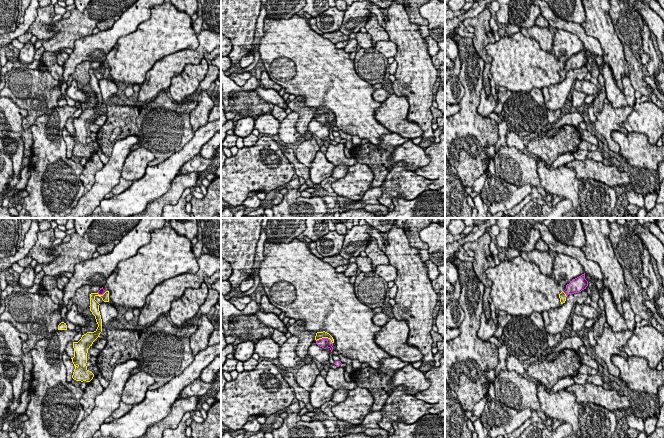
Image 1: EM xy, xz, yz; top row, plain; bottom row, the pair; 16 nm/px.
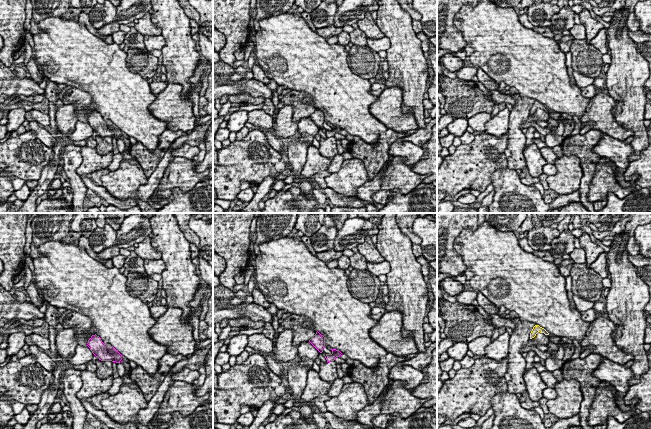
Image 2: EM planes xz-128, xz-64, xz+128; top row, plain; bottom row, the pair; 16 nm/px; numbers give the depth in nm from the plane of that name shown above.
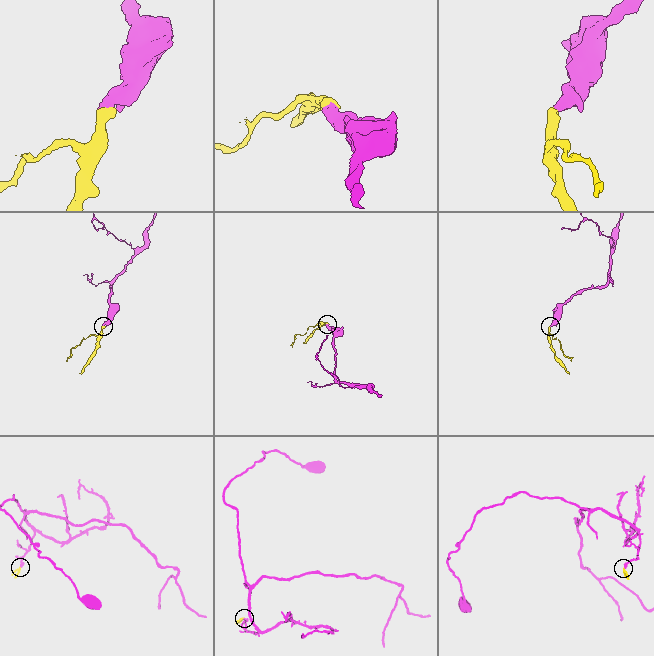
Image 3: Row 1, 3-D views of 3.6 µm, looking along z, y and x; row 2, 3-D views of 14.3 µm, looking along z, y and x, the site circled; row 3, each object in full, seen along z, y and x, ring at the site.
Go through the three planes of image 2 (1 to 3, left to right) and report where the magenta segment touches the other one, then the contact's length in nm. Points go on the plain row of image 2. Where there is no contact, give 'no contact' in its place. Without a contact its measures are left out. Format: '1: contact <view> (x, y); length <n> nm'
1: no contact
2: no contact
3: no contact

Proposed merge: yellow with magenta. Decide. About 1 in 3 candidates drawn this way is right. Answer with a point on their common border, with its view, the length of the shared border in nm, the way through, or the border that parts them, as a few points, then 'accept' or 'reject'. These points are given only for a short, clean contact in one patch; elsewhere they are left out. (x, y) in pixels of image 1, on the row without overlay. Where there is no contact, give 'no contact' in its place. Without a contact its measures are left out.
meets yellow in xz at (325, 113); contact 280 nm long; runs through xz (319, 111), (325, 113), (324, 118); accept

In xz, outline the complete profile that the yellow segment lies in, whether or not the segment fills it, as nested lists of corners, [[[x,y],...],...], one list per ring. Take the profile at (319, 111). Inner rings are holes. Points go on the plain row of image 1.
[[[323,107],[323,108],[317,108],[316,112],[315,112],[315,116],[316,116],[316,120],[324,125],[326,125],[327,123],[331,126],[333,126],[333,119],[334,119],[334,115],[333,113]]]

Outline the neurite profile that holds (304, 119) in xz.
[[[297,96],[293,101],[290,101],[288,103],[288,108],[299,113],[299,118],[295,124],[295,127],[301,137],[305,137],[309,123],[316,118],[313,112],[316,111],[317,108],[306,107],[305,98],[302,96]]]

